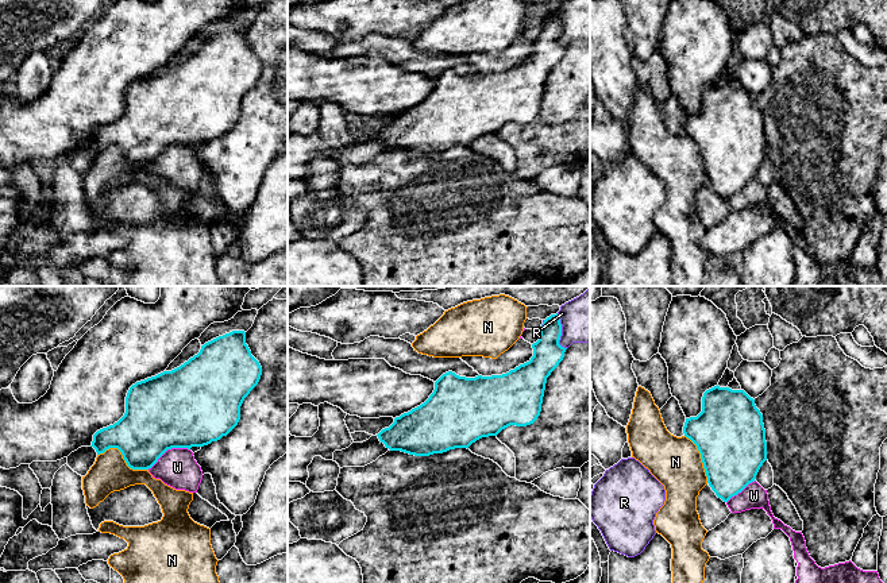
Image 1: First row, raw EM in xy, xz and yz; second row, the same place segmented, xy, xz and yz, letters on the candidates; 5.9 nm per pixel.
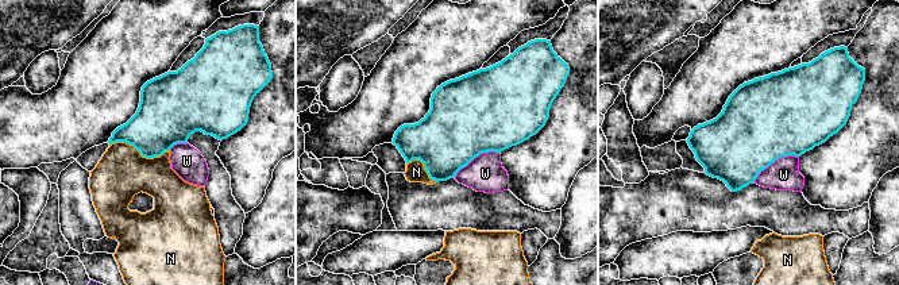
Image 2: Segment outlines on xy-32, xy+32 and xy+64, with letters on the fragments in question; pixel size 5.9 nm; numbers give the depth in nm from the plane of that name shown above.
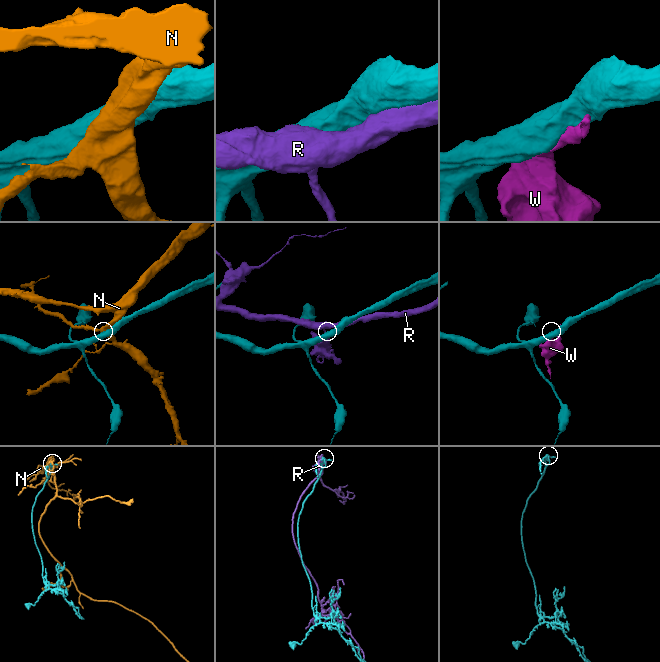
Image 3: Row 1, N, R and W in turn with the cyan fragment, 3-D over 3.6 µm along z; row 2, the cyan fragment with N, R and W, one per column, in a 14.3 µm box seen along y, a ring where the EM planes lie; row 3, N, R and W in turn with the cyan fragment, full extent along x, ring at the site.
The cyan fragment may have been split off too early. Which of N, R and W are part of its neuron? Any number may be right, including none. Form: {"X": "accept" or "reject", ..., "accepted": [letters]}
{"N": "reject", "R": "reject", "W": "reject", "accepted": []}

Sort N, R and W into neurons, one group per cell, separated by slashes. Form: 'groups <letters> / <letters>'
groups N / R / W

